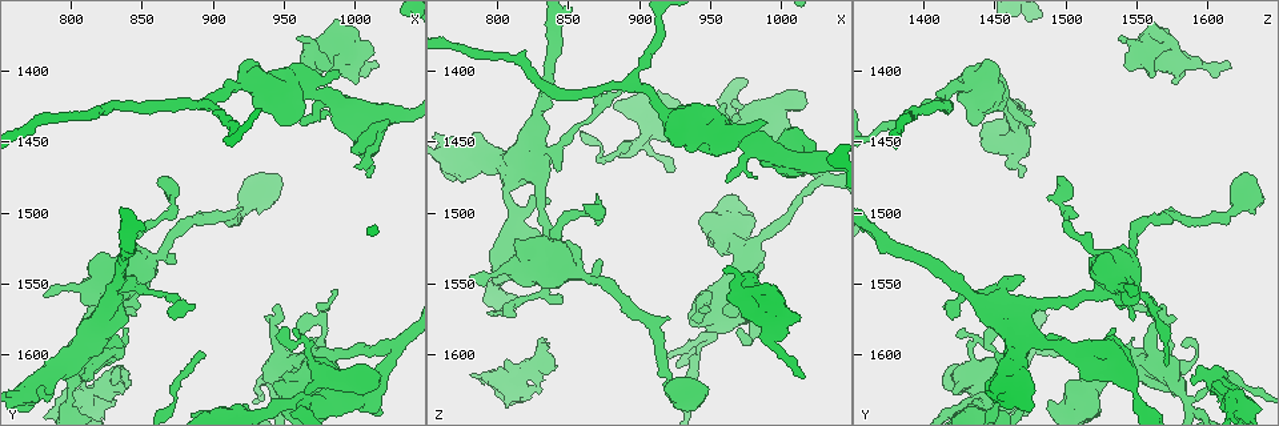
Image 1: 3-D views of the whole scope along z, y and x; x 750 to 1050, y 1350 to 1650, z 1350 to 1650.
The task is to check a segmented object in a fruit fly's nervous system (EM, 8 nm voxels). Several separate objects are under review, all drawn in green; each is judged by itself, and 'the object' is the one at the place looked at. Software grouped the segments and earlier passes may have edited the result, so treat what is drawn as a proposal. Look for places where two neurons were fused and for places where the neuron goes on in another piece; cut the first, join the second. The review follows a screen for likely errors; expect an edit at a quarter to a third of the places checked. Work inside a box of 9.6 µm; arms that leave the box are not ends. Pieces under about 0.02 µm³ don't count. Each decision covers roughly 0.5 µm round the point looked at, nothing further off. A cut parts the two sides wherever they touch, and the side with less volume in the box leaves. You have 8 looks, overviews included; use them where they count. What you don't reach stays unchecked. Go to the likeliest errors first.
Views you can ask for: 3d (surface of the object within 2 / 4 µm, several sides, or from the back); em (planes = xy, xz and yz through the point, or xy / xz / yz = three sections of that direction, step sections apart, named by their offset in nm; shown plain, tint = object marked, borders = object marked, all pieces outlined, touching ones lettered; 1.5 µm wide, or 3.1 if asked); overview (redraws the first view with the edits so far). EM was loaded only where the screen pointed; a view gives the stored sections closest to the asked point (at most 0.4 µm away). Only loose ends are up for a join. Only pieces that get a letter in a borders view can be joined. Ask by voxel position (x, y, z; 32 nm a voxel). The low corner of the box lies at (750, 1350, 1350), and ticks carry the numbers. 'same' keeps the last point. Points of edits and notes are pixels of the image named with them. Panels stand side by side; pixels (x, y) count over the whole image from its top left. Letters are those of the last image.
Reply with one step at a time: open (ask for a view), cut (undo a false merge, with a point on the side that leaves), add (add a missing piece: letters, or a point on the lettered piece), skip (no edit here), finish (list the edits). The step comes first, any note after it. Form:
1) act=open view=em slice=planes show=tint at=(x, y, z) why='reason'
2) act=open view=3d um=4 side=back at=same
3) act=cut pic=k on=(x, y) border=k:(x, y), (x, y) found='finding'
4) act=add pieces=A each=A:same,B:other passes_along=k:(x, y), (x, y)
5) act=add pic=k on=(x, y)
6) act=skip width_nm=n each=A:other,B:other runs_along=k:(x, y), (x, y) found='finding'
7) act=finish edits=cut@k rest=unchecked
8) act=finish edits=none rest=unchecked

act=open view=3d um=4 at=(1016, 1398, 1614) why='an open end'

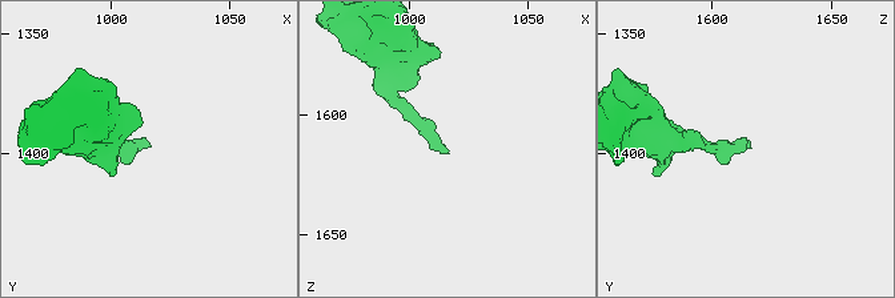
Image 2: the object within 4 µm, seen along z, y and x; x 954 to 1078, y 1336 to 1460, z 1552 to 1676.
act=open view=em slice=planes show=plain at=(1016, 1397, 1617) why='need the tissue'

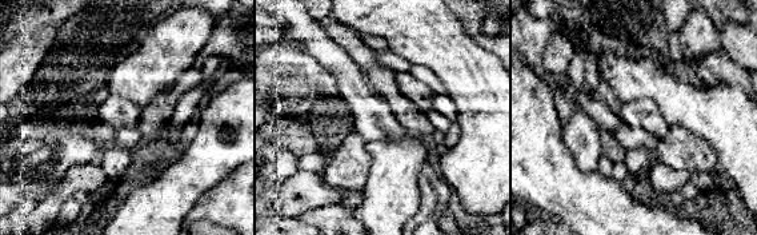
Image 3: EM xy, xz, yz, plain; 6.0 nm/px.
act=open view=em slice=planes show=borders at=same why='what lies round it'

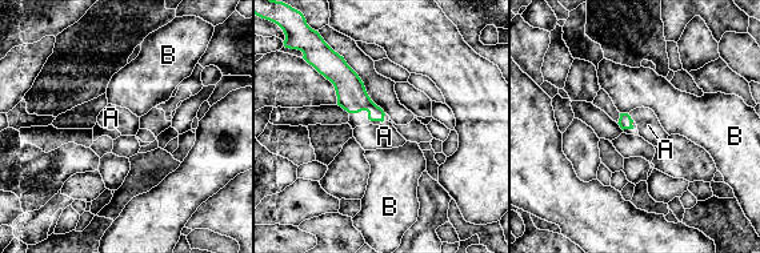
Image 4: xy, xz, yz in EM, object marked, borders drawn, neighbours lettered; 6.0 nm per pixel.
act=add pieces=A each=A:same,B:other passes_along=4:(624, 121), (630, 117), (648, 125) found='the neuron continues'

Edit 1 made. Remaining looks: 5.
act=open view=overview why='see it whole again'

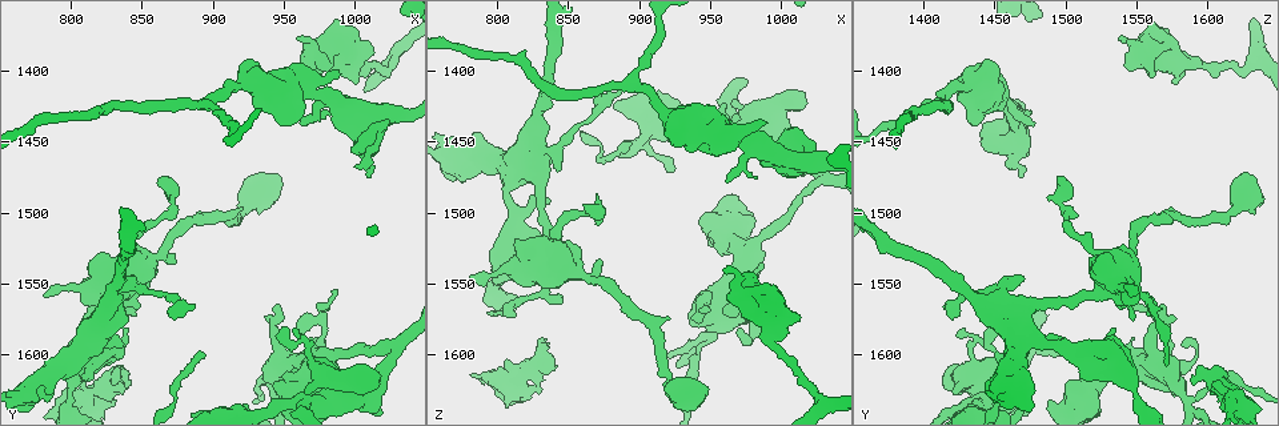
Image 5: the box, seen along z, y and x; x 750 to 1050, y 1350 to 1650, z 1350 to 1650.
act=open view=3d um=4 side=back at=(832, 1634, 1628)

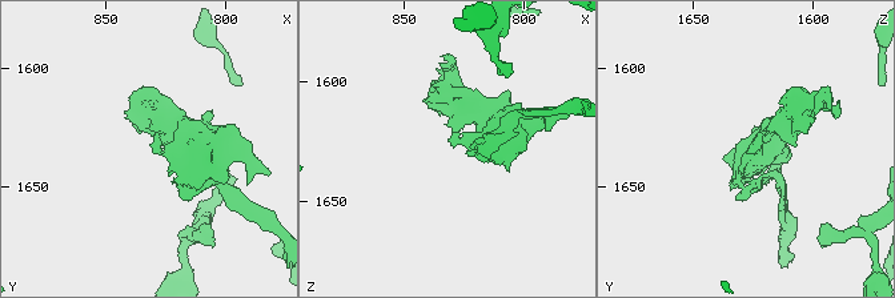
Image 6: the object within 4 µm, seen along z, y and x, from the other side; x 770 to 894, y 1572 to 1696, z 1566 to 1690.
act=open view=em slice=planes show=borders at=(831, 1636, 1626)

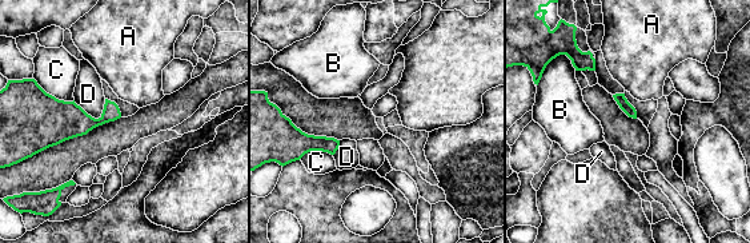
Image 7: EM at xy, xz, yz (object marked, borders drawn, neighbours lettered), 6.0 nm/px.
act=skip each=A:other,B:other,C:other,D:other border=7:(73, 100), (92, 116), (101, 116) found='none of them fits'

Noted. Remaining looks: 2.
act=finish edits=add@4 rest=unchecked

